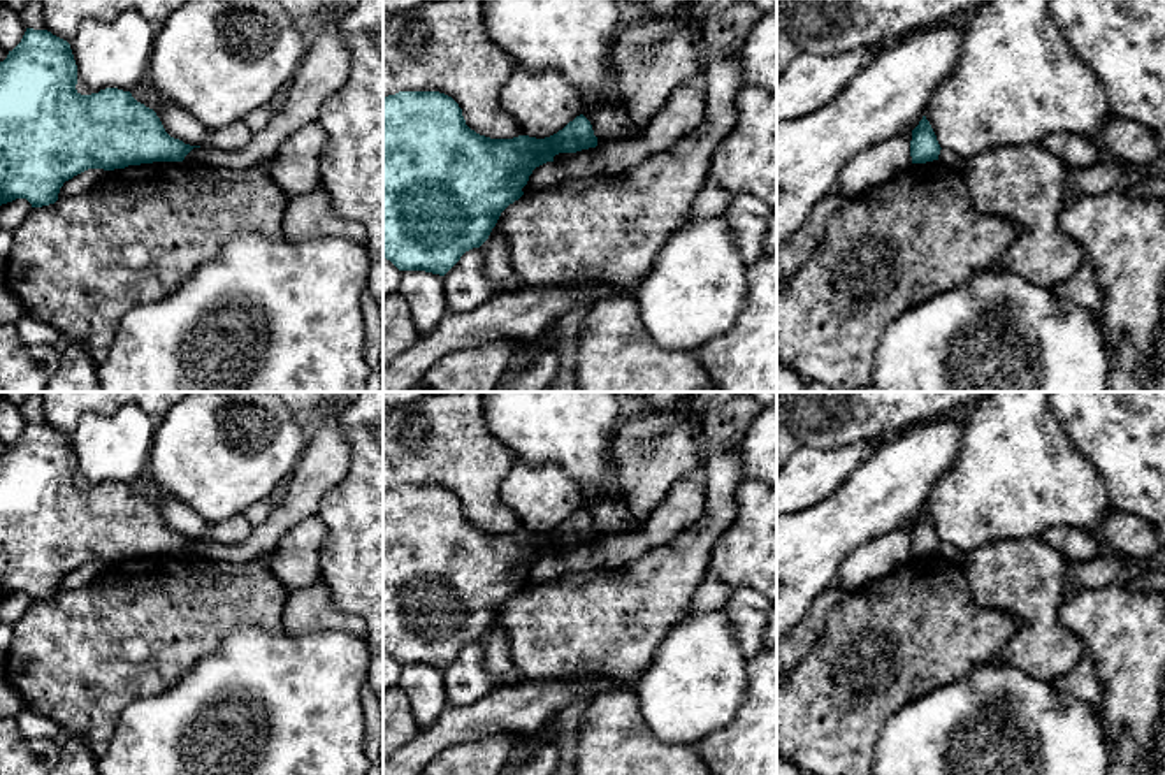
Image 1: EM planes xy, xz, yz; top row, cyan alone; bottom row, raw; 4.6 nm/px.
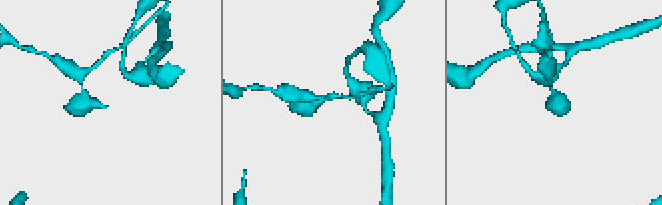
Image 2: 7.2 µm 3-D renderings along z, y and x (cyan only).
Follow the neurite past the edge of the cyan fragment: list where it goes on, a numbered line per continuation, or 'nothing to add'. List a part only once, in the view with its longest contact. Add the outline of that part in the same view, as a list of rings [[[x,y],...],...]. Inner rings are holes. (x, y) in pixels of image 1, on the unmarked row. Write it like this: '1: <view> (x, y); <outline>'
nothing to add

